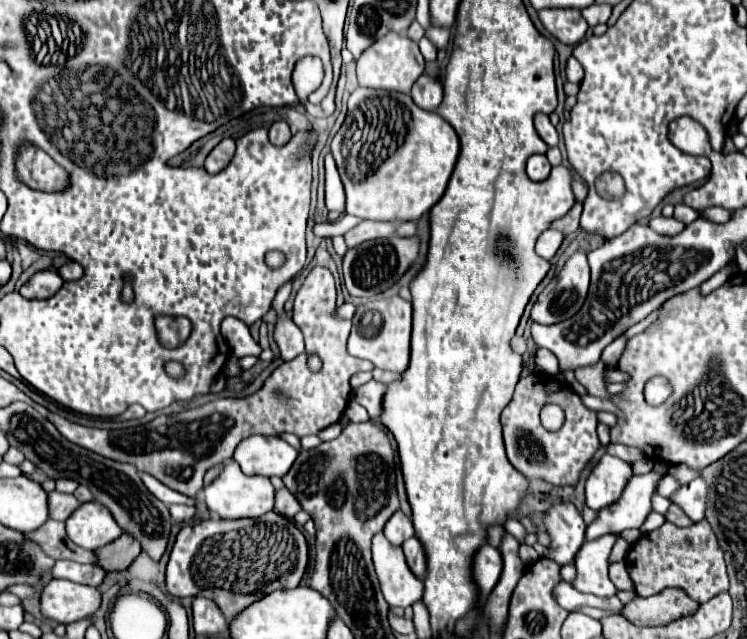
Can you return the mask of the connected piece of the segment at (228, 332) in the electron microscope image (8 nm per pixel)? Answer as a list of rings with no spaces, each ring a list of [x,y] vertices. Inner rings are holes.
[[[227,317],[221,323],[221,335],[227,339],[231,352],[235,357],[247,355],[259,356],[262,348],[253,341],[247,325],[235,317]]]

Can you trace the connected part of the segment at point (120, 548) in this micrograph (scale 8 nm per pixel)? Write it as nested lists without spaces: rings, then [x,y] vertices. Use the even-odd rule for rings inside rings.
[[[123,533],[117,541],[101,549],[95,549],[95,557],[97,557],[95,565],[99,565],[105,571],[123,571],[137,559],[139,553],[141,553],[141,545],[137,543],[137,539]]]

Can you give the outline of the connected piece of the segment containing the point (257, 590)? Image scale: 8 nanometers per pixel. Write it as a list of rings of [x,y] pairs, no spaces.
[[[269,511],[257,519],[207,519],[197,525],[185,525],[171,551],[171,559],[167,565],[167,589],[173,597],[209,597],[213,599],[227,621],[231,621],[237,613],[241,613],[253,601],[265,597],[271,591],[283,589],[281,575],[295,569],[295,587],[299,585],[307,567],[307,541],[303,533],[295,527],[293,521]]]

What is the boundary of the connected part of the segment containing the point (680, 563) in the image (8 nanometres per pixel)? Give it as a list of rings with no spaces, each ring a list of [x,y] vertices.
[[[703,519],[691,527],[675,527],[673,523],[663,523],[659,529],[641,535],[639,541],[627,553],[627,571],[635,583],[635,593],[649,597],[661,593],[667,587],[683,589],[693,601],[705,603],[721,591],[729,589],[727,569],[723,551],[717,545],[717,537],[709,523]]]

